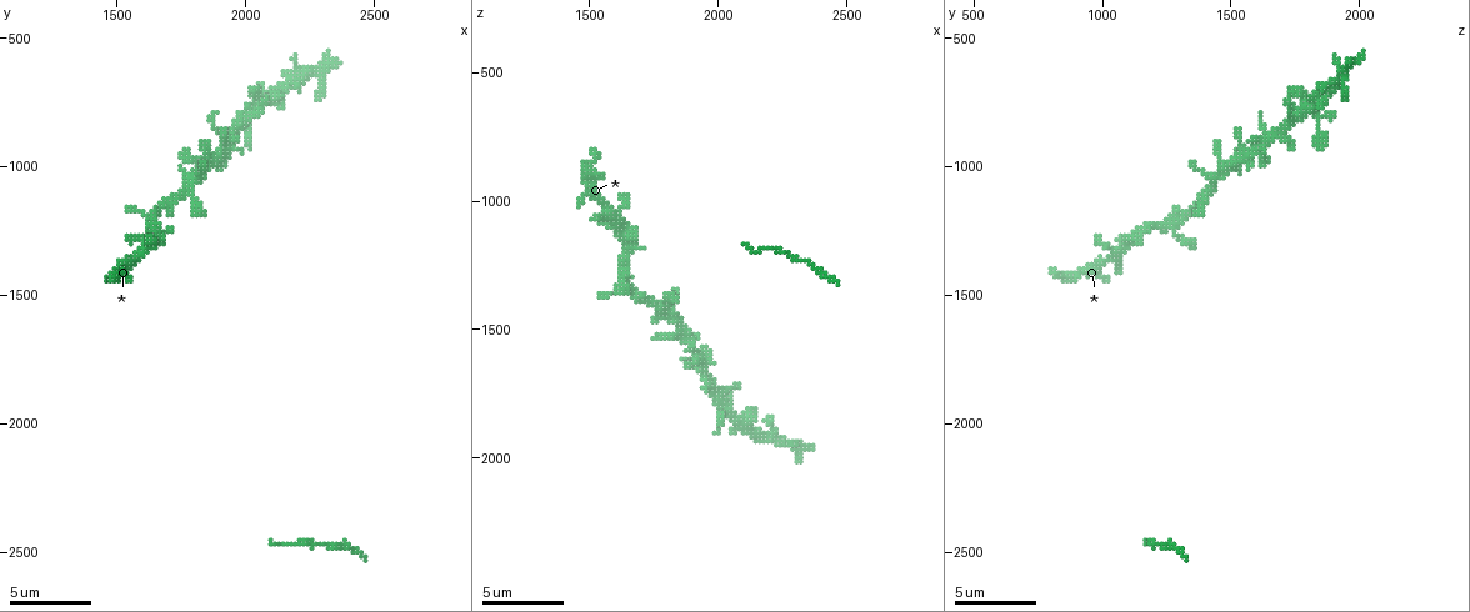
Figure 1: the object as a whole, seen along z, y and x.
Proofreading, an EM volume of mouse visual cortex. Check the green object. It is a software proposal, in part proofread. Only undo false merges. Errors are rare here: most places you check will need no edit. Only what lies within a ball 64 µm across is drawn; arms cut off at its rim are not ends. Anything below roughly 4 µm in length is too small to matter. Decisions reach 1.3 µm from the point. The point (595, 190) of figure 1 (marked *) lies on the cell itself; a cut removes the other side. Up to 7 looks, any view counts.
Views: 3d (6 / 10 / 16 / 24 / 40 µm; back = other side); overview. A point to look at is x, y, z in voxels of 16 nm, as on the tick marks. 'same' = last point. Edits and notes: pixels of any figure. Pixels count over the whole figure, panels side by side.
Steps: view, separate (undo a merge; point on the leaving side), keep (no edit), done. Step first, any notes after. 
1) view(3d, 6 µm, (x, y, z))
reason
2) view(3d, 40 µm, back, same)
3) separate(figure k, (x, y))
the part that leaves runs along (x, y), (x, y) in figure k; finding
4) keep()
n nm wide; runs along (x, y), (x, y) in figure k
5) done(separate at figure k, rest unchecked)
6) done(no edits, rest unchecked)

view(3d, 10 µm, (2100, 2470, 1180))
a narrow waist

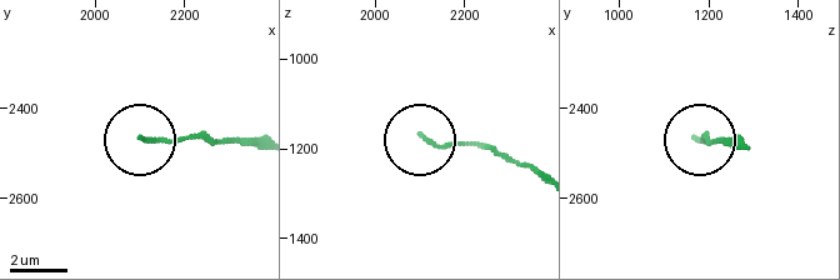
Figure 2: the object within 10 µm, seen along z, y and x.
keep()
130 nm wide; one cell here

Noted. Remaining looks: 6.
view(3d, 6 µm, (1910, 960, 1580))
narrows sharply

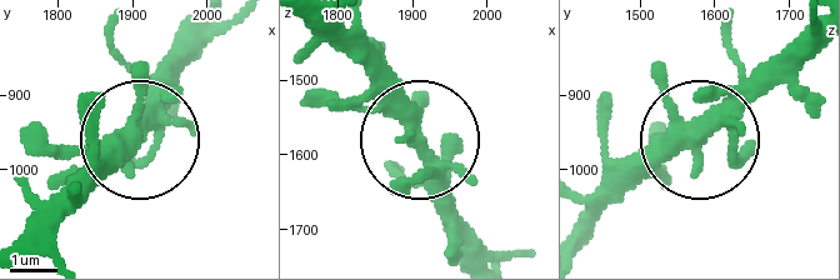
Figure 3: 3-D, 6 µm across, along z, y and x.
view(3d, 6 µm, back, (1900, 960, 1575))

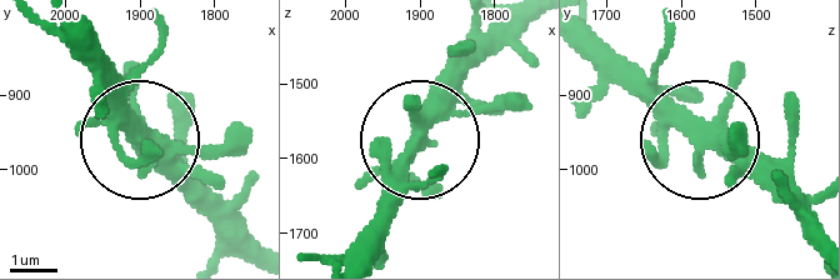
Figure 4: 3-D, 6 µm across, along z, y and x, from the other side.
keep()
4 arms; runs along (813, 228), (601, 40) in figure 4; one cell here

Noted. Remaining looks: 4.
view(3d, 6 µm, (1720, 1120, 1380))
three arms meet

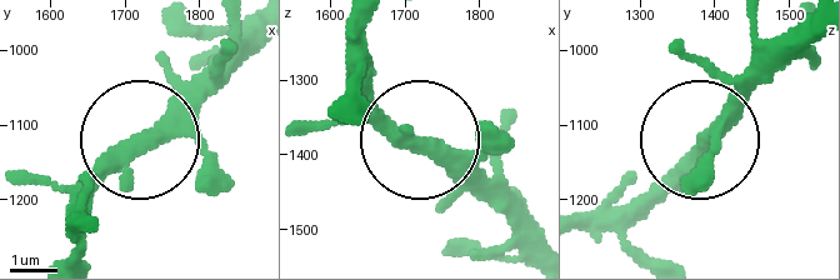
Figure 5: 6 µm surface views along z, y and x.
keep()
all the same cell

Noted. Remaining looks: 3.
done(no edits, rest unchecked)

